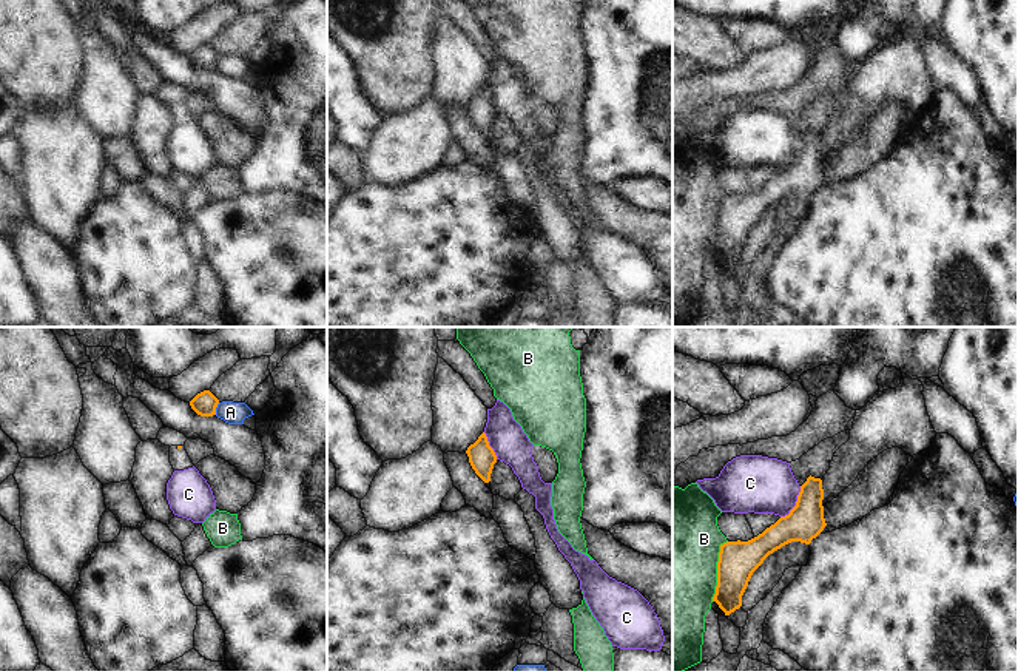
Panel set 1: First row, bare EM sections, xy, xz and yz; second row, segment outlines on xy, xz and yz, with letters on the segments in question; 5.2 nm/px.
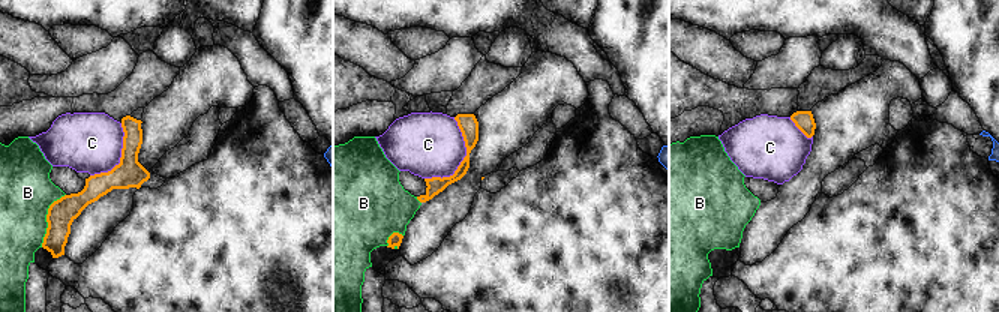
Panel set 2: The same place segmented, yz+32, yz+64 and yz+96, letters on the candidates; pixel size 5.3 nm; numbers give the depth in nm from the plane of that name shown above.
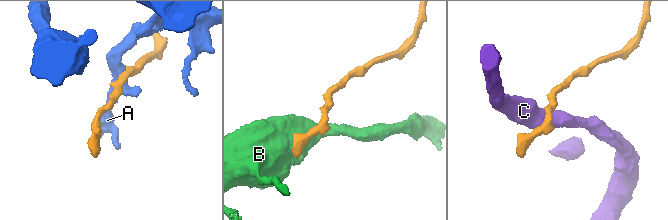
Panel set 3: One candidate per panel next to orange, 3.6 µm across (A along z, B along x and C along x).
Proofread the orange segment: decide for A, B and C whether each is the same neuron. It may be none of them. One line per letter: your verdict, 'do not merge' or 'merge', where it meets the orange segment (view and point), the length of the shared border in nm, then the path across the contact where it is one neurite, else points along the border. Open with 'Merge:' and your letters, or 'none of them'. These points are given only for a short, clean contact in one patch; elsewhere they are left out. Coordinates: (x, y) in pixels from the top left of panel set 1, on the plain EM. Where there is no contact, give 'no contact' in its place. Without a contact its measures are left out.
Merge: none of them
A: do not merge; meets orange in xy at (215, 64); contact 70 nm long
B: do not merge; meets orange in yz at (717, 225); contact 340 nm long; border along yz (727, 195), (721, 201), (717, 239), (711, 255)
C: do not merge; meets orange in yz at (796, 158); contact 200 nm long

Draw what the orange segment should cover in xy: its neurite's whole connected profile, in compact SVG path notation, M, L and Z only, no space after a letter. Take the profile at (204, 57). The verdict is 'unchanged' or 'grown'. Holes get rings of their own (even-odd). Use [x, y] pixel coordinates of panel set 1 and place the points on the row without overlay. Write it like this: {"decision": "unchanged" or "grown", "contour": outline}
{"decision": "unchanged", "contour": "M204 45L197 48L190 56L191 63L201 71L216 69L217 59L219 59L219 54L210 45Z"}

